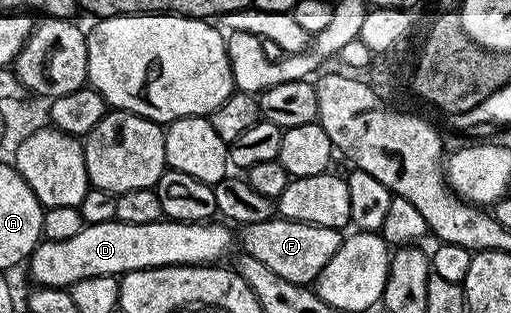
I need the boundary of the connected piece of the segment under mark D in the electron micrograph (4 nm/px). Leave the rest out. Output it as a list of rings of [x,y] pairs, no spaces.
[[[114,219],[85,225],[74,238],[44,240],[33,250],[27,268],[36,286],[68,288],[79,279],[95,278],[96,275],[119,277],[133,270],[167,265],[214,264],[235,245],[234,232],[232,235],[222,222],[214,223],[162,219],[155,223],[131,224]]]

